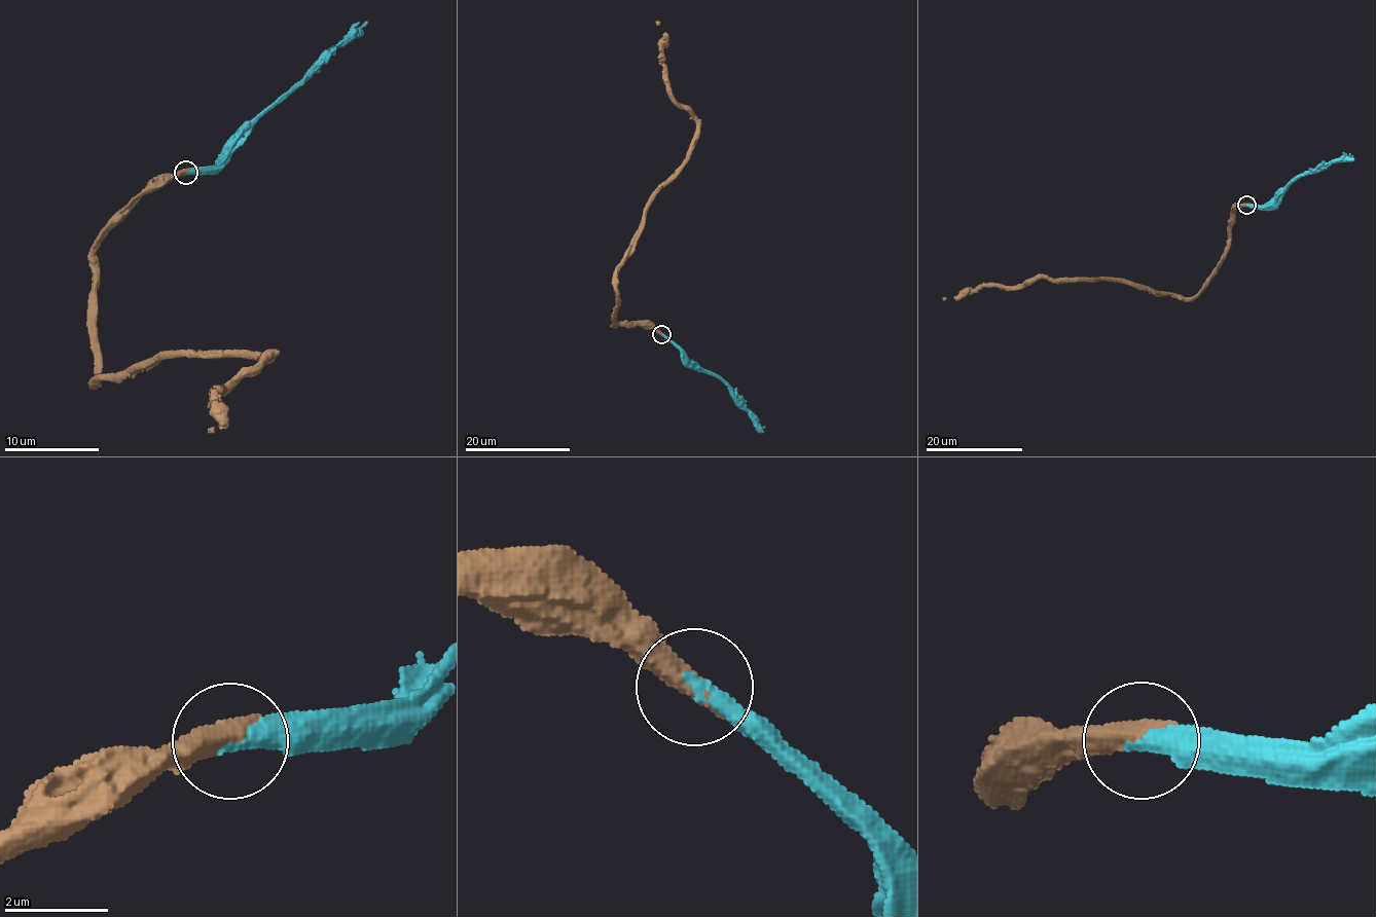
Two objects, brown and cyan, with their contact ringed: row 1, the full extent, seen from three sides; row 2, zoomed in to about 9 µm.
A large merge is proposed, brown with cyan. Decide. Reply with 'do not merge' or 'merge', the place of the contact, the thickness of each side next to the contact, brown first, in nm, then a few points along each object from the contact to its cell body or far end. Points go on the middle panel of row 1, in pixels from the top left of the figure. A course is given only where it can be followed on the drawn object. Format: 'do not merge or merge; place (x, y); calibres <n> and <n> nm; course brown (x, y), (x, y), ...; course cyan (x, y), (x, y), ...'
merge; place (661, 334); calibres 500 and 320 nm; course brown (662, 334), (613, 324), (618, 264), (645, 205), (684, 162), (696, 127), (671, 92), (664, 32), (656, 21); course cyan (662, 334), (691, 362), (722, 381), (755, 423), (761, 428), (765, 427)

